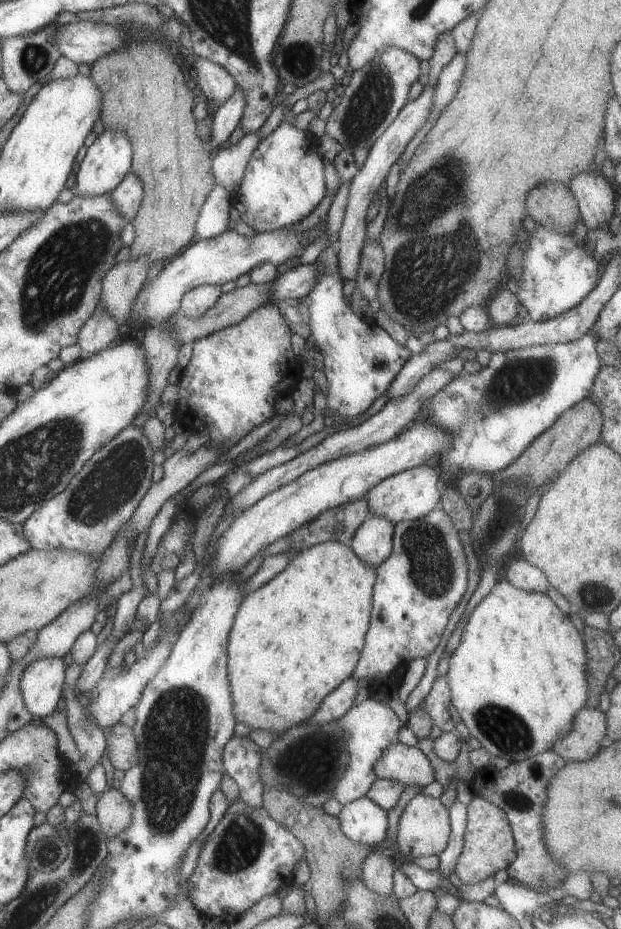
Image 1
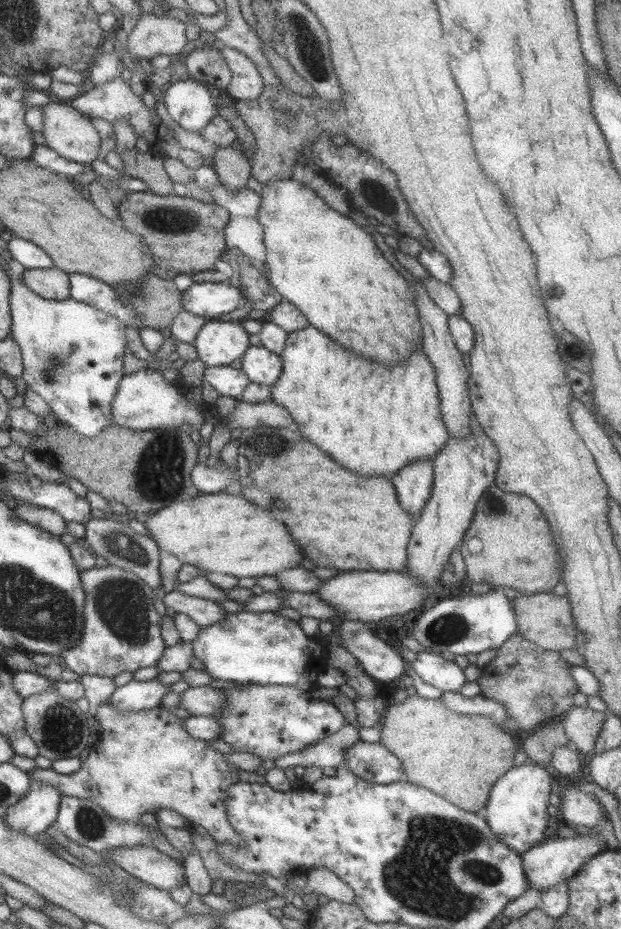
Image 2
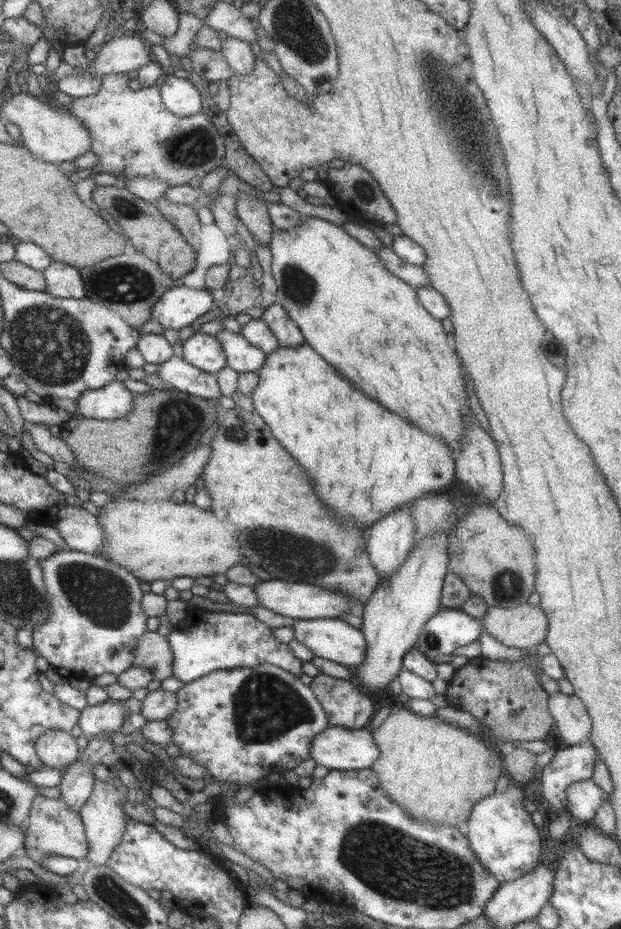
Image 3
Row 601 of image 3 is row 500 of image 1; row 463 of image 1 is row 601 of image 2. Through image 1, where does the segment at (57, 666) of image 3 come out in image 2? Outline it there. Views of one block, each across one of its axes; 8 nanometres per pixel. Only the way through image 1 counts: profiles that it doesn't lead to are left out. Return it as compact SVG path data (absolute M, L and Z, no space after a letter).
M114 564L80 570L80 581L82 581L86 594L84 632L82 632L82 640L74 648L64 650L60 654L63 656L67 668L79 675L97 674L116 678L116 675L120 675L124 671L134 673L138 668L154 666L162 658L162 652L167 648L161 635L163 619L154 606L154 590L134 572L128 572Z

